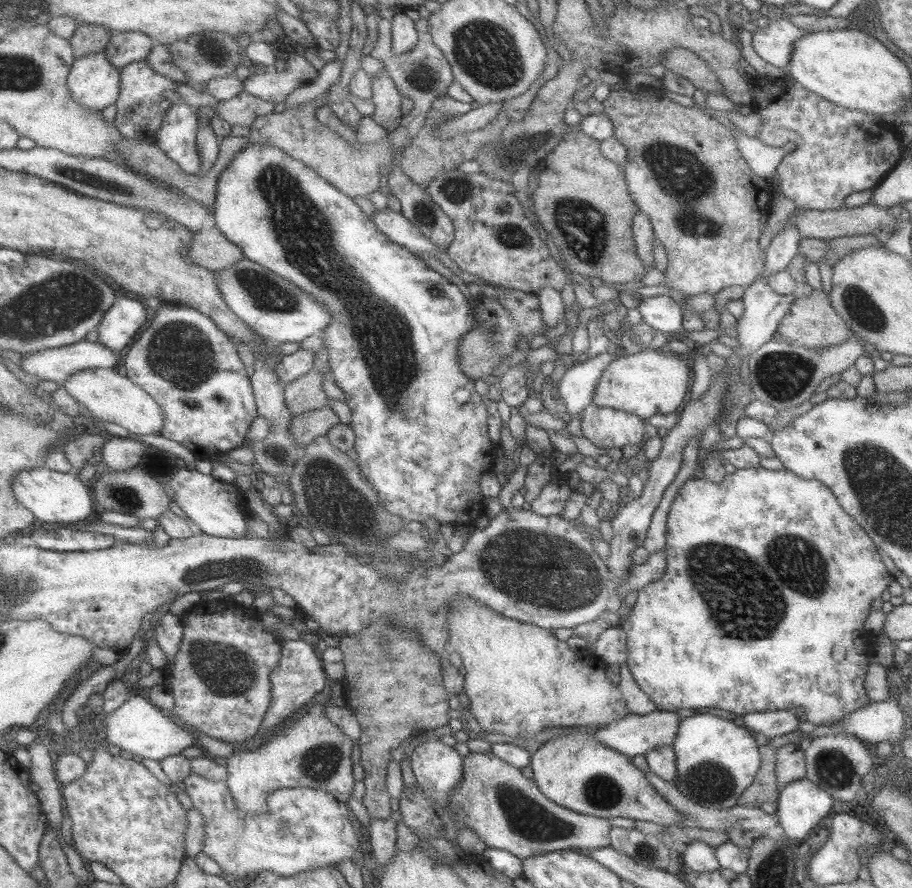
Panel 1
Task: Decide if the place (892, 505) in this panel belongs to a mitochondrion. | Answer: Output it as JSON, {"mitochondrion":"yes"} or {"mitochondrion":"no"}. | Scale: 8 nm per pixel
{"mitochondrion":"yes"}

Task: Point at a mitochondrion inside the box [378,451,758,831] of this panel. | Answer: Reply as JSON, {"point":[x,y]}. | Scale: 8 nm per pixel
{"point":[555,574]}

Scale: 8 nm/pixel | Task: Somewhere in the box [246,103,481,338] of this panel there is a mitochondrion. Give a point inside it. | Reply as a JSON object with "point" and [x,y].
{"point":[426,210]}

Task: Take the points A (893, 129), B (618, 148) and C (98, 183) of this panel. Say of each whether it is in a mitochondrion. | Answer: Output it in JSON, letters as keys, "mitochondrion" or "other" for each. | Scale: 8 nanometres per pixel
{"A":"other","B":"other","C":"mitochondrion"}

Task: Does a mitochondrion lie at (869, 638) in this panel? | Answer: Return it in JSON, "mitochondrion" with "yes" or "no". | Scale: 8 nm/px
{"mitochondrion":"no"}

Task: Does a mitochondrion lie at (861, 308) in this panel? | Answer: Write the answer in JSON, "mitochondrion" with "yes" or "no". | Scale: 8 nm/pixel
{"mitochondrion":"yes"}

